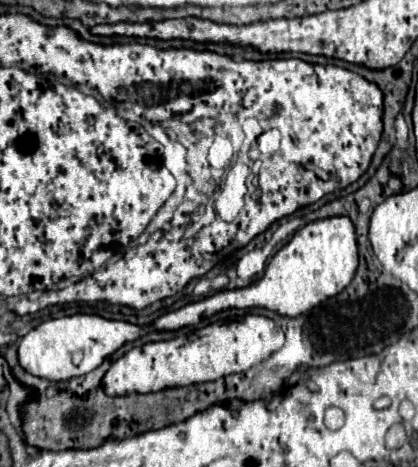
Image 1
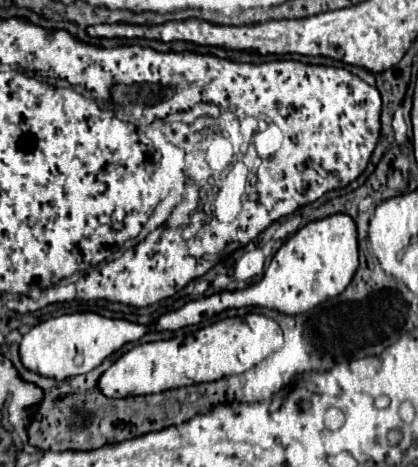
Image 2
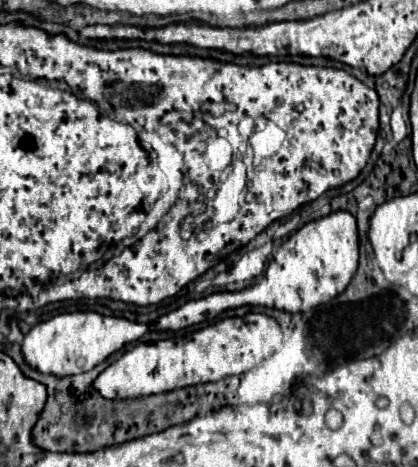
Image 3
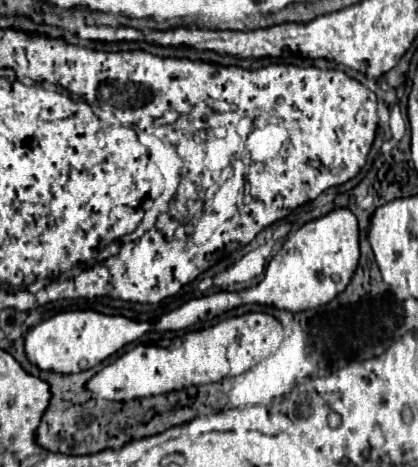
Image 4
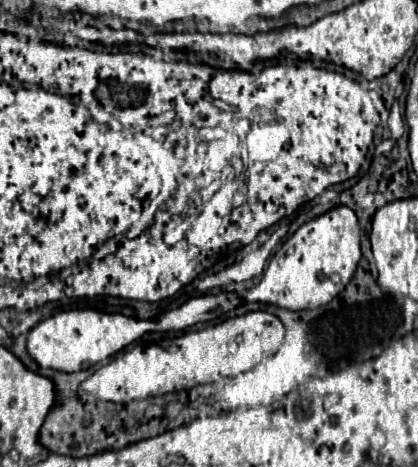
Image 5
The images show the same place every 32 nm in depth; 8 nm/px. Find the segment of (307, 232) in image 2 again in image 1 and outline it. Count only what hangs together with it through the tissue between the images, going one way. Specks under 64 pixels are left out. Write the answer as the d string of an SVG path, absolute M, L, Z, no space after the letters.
M346 216L316 220L300 228L292 236L292 240L276 252L276 256L270 260L264 276L258 282L240 290L236 288L216 292L214 296L208 296L204 300L192 302L188 306L162 315L153 325L158 331L176 331L184 326L198 324L200 320L226 308L266 308L280 316L296 318L312 310L320 302L336 296L336 292L342 292L350 284L356 268L358 268L358 246L354 224Z

